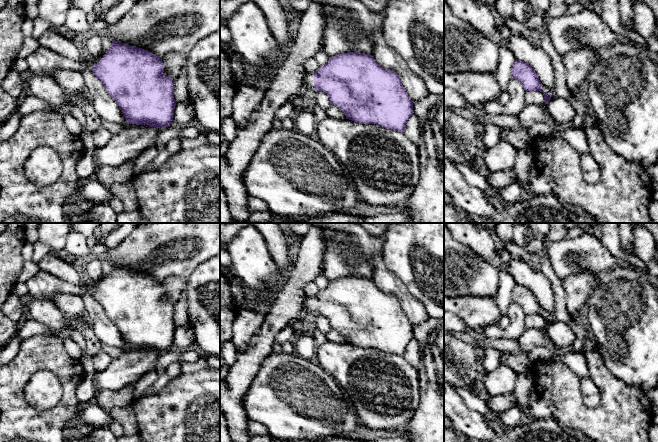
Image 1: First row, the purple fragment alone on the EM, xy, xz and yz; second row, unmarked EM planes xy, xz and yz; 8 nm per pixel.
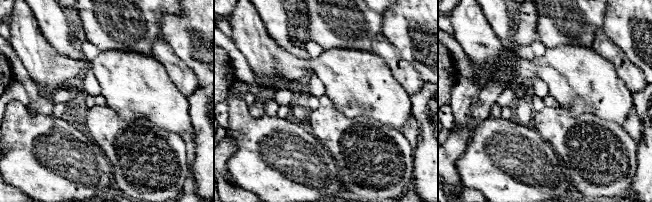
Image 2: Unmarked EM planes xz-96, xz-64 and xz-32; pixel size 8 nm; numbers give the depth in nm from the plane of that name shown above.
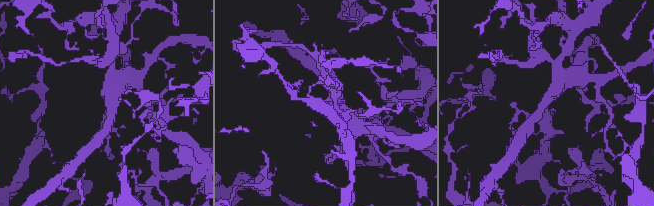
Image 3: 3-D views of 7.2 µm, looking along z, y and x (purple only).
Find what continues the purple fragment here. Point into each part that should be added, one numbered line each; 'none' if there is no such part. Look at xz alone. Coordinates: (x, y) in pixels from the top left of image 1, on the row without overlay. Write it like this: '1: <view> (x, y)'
1: xz (308, 306)

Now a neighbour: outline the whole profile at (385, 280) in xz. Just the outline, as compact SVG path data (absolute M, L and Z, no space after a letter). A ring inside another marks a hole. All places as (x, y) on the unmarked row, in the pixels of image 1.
M381 257L373 259L372 278L376 286L387 294L396 296L402 310L412 325L418 325L429 319L424 304L414 297L401 280L391 272Z

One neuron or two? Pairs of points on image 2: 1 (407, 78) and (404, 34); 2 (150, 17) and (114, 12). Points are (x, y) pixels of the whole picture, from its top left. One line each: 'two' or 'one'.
1: two
2: one

